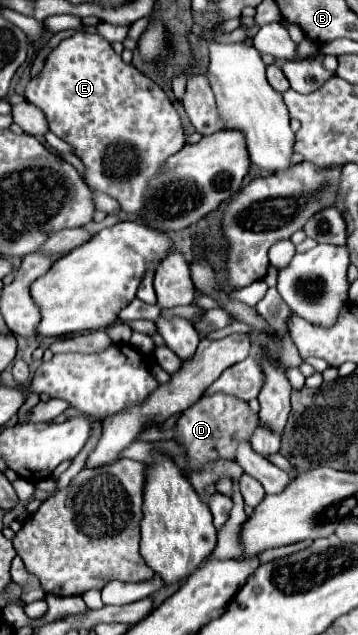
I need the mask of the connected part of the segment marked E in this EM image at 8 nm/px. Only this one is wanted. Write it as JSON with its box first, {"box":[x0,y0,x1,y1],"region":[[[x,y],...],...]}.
{"box":[24,33,186,215],"region":[[[76,33],[60,41],[60,45],[48,55],[42,73],[32,77],[26,85],[24,95],[30,103],[44,111],[50,131],[72,145],[76,157],[84,163],[84,179],[88,187],[114,197],[128,215],[142,213],[148,183],[162,173],[166,159],[186,145],[180,115],[166,93],[134,65],[124,63],[100,35]]]}

